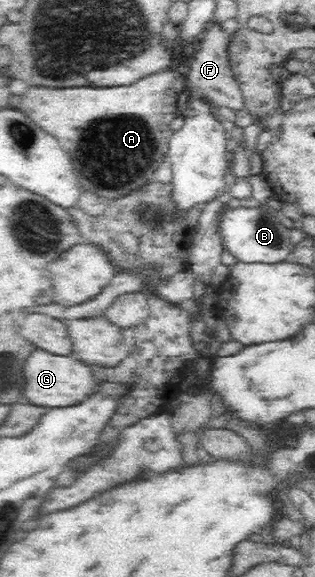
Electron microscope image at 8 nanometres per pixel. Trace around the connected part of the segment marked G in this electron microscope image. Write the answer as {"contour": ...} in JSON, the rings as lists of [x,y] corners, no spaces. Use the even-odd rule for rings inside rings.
{"contour":[[[33,350],[31,356],[23,364],[23,376],[25,376],[25,386],[21,400],[35,407],[43,408],[69,408],[82,404],[87,400],[87,396],[93,392],[93,374],[89,366],[85,366],[83,361],[75,360],[70,356],[53,356],[43,350]]]}

